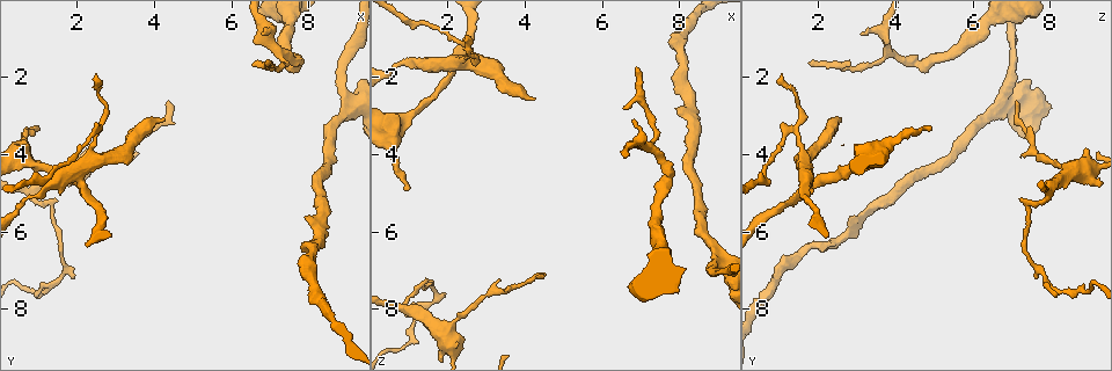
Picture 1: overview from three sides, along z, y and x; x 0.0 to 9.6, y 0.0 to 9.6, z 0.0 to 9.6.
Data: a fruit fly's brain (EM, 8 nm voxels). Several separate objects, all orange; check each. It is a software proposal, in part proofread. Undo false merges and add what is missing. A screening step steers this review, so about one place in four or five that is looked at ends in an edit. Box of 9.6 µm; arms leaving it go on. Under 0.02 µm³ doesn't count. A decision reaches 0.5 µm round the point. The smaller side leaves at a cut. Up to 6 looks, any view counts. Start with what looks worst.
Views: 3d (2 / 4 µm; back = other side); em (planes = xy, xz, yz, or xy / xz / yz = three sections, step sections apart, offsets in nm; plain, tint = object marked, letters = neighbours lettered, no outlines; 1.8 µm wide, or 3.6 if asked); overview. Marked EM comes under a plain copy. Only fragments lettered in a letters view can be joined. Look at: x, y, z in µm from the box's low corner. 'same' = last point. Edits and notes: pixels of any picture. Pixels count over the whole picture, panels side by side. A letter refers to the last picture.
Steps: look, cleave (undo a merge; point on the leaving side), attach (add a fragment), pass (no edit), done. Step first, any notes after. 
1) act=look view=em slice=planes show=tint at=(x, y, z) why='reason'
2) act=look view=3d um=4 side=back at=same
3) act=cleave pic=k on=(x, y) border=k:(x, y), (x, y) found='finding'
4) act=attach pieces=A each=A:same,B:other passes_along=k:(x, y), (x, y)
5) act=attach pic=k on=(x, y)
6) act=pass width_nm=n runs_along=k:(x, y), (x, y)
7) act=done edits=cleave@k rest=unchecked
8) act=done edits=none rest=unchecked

act=look view=em slice=planes show=tint at=(2.10, 4.50, 1.75)

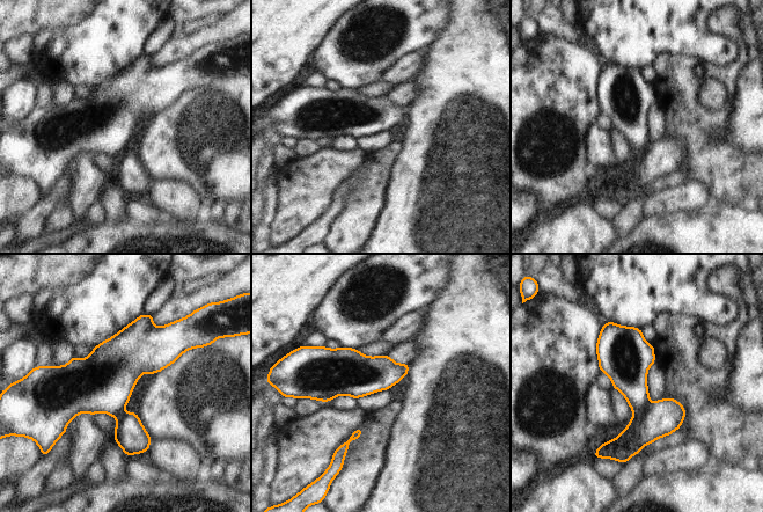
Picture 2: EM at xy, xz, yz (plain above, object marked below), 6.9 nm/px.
act=look view=em slice=planes show=letters at=same why='see the neighbours'

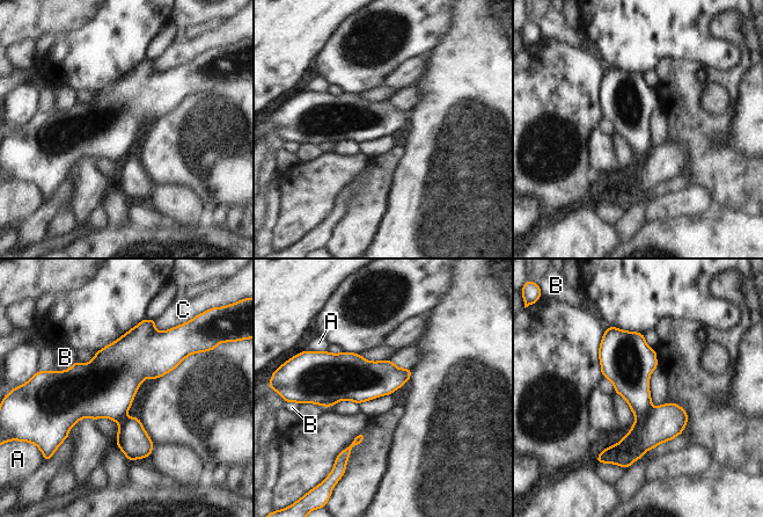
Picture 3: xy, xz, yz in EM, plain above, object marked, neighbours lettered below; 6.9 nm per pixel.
act=cleave pic=3 on=(662, 423) longest_contact=B:170nm each=A:other,B:other,C:other border=3:(652, 408), (643, 417), (636, 420) found='a second neuron is stuck on'

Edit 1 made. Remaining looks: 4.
act=look view=3d um=2 side=back at=(4.30, 3.15, 2.55) why='free end'

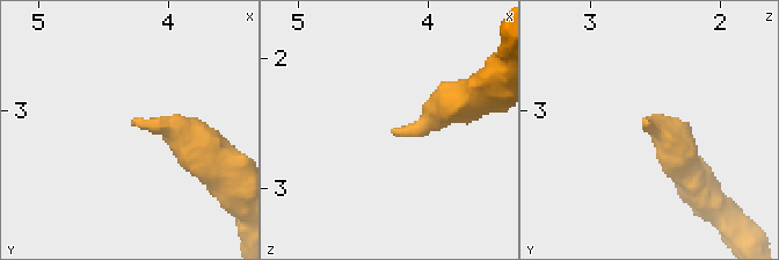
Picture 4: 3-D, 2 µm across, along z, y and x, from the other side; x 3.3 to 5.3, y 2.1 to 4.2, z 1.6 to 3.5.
act=look view=em slice=planes show=letters at=(4.30, 3.10, 2.56) why='shape alone is not enough'

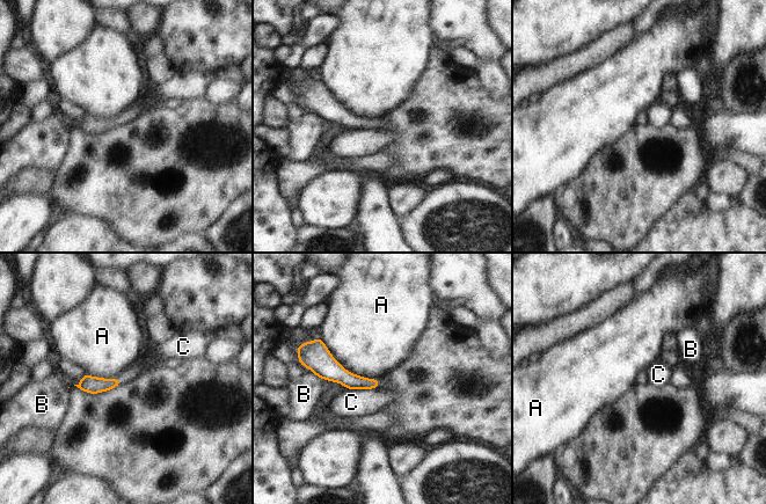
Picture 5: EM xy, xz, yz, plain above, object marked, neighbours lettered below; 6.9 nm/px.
act=pass each=A:other,B:other,C:other border=5:(316, 336), (344, 369), (379, 380) found='no lettered fragment goes on from it'

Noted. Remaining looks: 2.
act=done edits=cleave@3 rest=unchecked

